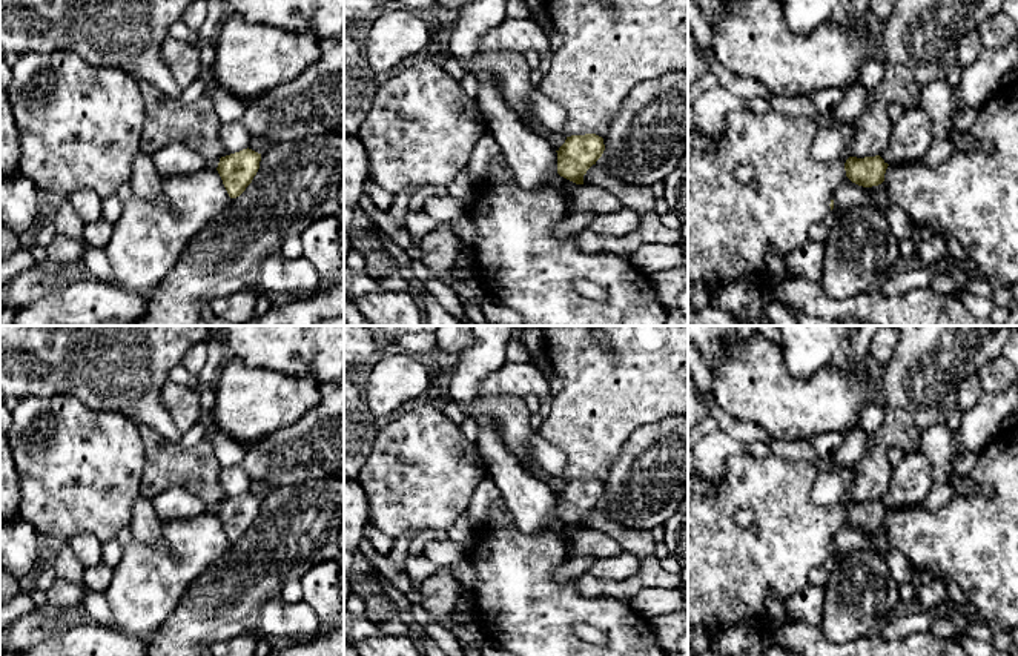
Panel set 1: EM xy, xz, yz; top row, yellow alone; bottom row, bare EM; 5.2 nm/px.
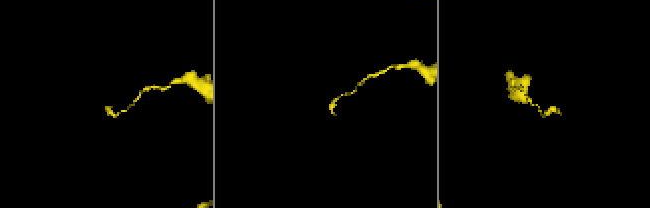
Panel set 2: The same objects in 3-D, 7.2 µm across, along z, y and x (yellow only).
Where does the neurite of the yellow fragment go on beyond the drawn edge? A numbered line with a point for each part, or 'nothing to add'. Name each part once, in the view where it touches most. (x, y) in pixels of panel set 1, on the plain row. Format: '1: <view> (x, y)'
nothing to add

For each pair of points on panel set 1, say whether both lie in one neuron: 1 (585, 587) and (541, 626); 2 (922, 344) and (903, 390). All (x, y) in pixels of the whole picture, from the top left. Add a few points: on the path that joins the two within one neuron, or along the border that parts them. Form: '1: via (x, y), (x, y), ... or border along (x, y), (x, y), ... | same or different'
1: border along (576, 579), (576, 589), (582, 595), (613, 599) | different
2: via (922, 355), (922, 372), (914, 380) | same

